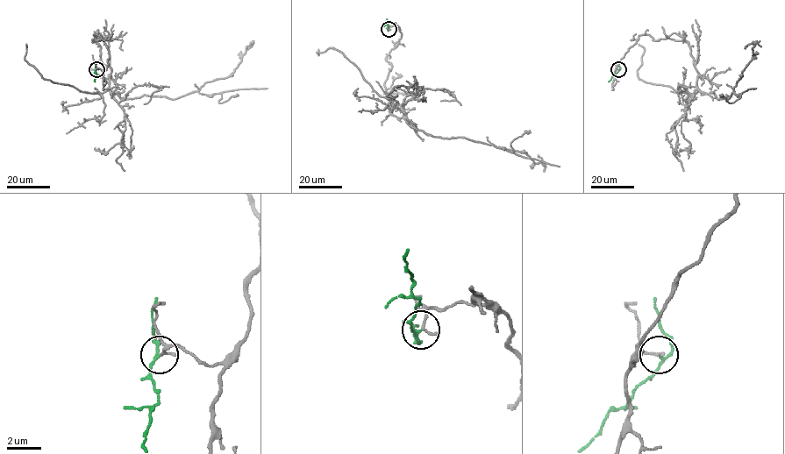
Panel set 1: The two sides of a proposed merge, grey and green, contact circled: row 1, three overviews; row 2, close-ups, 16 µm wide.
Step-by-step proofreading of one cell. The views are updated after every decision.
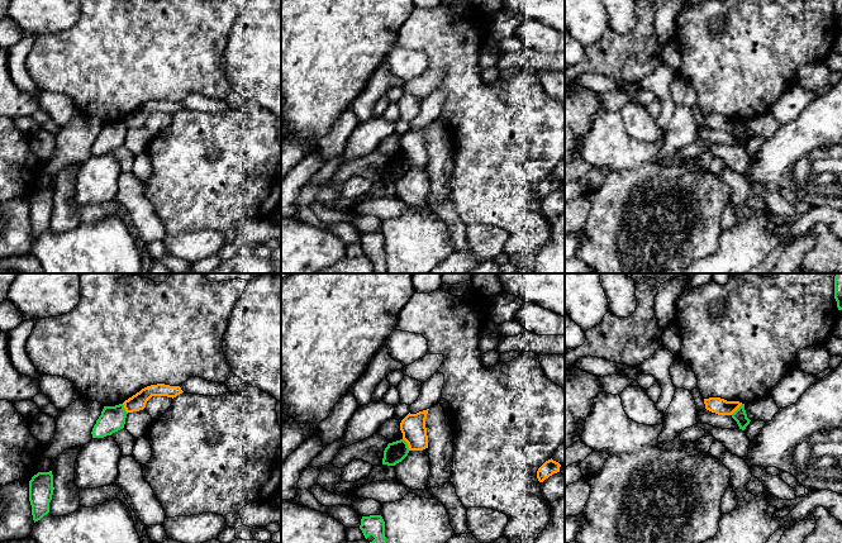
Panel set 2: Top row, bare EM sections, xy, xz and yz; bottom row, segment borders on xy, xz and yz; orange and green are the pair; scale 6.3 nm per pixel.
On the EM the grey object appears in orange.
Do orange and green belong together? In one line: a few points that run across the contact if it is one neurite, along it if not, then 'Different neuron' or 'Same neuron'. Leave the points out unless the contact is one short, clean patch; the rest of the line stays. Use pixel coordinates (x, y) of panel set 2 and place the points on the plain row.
Line: xz (403, 155), (409, 166). Different neuron

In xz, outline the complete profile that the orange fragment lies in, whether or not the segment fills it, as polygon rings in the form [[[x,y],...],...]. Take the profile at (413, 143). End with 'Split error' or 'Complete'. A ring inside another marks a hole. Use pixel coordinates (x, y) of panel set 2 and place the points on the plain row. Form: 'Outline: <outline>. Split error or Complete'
Outline: [[[428,127],[417,130],[408,130],[400,139],[403,156],[408,159],[409,167],[423,167],[428,165],[425,135]]]. Complete

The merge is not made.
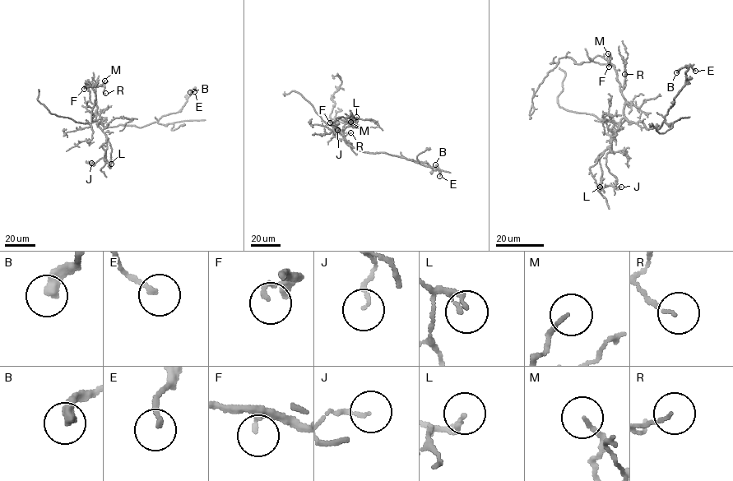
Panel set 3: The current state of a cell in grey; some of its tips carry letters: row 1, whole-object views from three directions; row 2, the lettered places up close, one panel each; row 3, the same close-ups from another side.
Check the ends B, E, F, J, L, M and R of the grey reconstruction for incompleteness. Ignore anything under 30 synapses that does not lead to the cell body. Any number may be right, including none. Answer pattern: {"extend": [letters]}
{"extend": []}

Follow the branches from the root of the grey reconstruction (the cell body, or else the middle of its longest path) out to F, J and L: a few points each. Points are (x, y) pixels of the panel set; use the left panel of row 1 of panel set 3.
F: (99, 122), (95, 118), (97, 107), (90, 101), (90, 90), (84, 89)
J: (99, 122), (95, 121), (107, 138), (102, 145), (105, 153), (94, 164), (86, 163), (91, 163)
L: (99, 122), (95, 121), (107, 138), (102, 145), (105, 152), (104, 158), (111, 164)

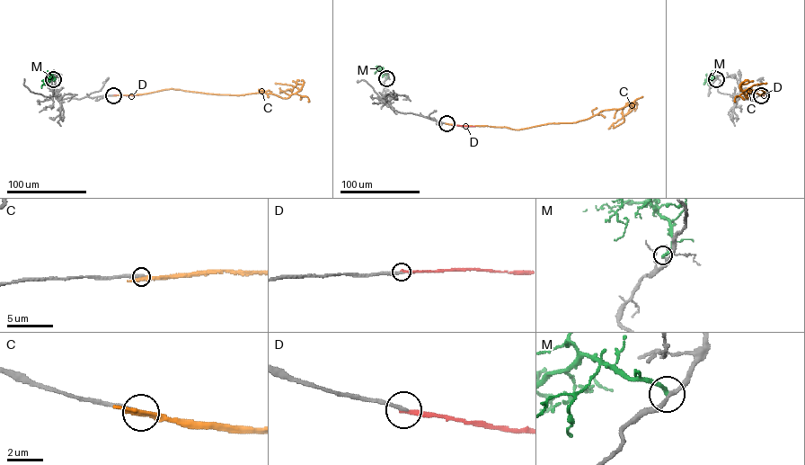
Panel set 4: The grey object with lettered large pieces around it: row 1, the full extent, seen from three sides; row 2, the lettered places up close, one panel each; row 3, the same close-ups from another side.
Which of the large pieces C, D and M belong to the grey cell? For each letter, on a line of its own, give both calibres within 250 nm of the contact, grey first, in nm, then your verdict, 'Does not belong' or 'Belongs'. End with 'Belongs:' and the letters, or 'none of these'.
C: Thickness 240 nm (grey) against 260 nm. Does not belong
D: Thickness 200 nm (grey) against 200 nm. Does not belong
M: Thickness 160 nm (grey) against 240 nm. Does not belong
Belongs: none of these

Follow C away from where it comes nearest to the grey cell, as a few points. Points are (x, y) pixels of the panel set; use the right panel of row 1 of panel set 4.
C: (761, 95), (765, 89), (767, 90), (761, 94), (748, 93), (747, 98), (743, 92), (755, 84), (766, 83)

